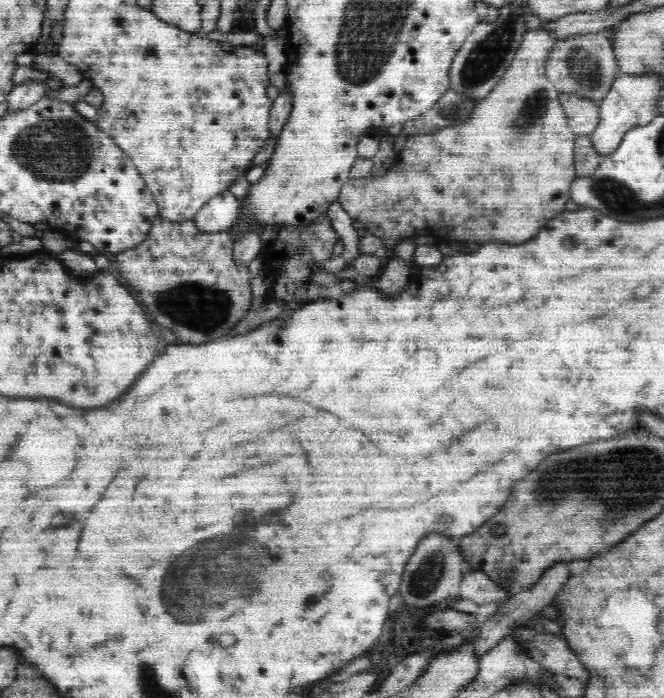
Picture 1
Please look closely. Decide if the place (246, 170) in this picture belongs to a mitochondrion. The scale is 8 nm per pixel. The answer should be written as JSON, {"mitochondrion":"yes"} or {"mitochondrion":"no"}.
{"mitochondrion":"no"}

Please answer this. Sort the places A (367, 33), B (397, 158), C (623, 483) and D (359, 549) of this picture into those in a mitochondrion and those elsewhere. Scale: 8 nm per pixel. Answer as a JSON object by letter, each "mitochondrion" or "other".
{"A":"mitochondrion","B":"other","C":"mitochondrion","D":"other"}

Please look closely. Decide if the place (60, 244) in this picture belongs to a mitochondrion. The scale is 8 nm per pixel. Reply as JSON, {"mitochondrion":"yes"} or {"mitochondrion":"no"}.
{"mitochondrion":"no"}

